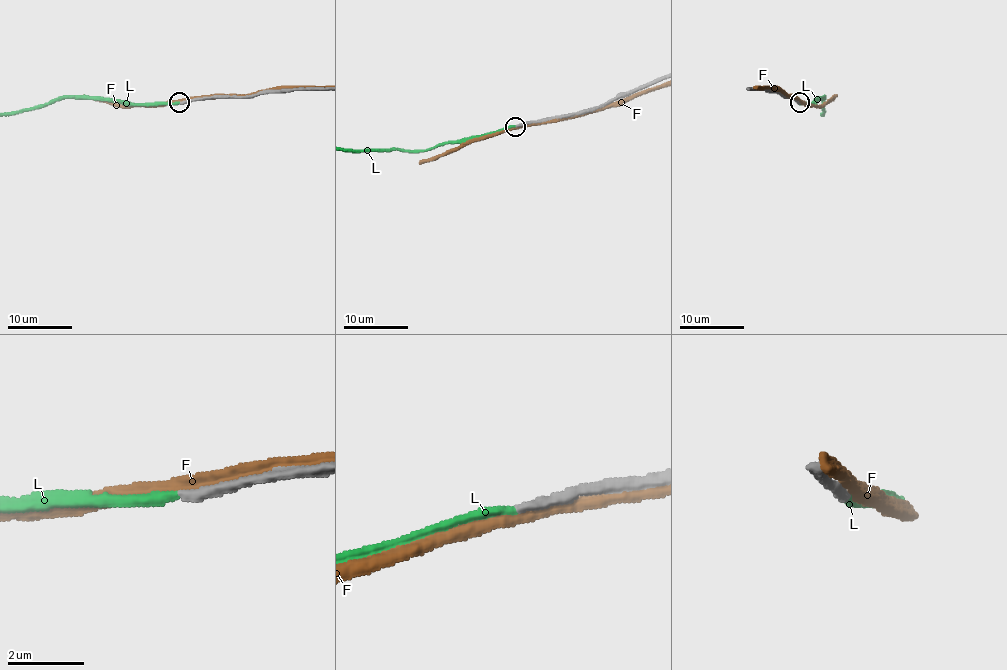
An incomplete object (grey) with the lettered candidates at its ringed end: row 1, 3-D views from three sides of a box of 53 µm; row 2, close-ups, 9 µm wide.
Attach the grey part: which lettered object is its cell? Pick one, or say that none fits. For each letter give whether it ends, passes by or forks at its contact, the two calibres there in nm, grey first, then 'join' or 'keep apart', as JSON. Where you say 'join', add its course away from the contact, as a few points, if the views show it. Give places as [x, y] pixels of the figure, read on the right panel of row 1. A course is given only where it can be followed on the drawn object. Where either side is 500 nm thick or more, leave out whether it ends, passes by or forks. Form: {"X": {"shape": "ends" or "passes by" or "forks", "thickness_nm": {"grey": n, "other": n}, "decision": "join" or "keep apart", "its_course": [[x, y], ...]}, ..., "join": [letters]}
{"F": {"shape": "passes by", "thickness_nm": {"grey": 280, "other": 340}, "decision": "keep apart"}, "L": {"shape": "ends", "thickness_nm": {"grey": 280, "other": 240}, "decision": "join"}, "join": ["L"]}

